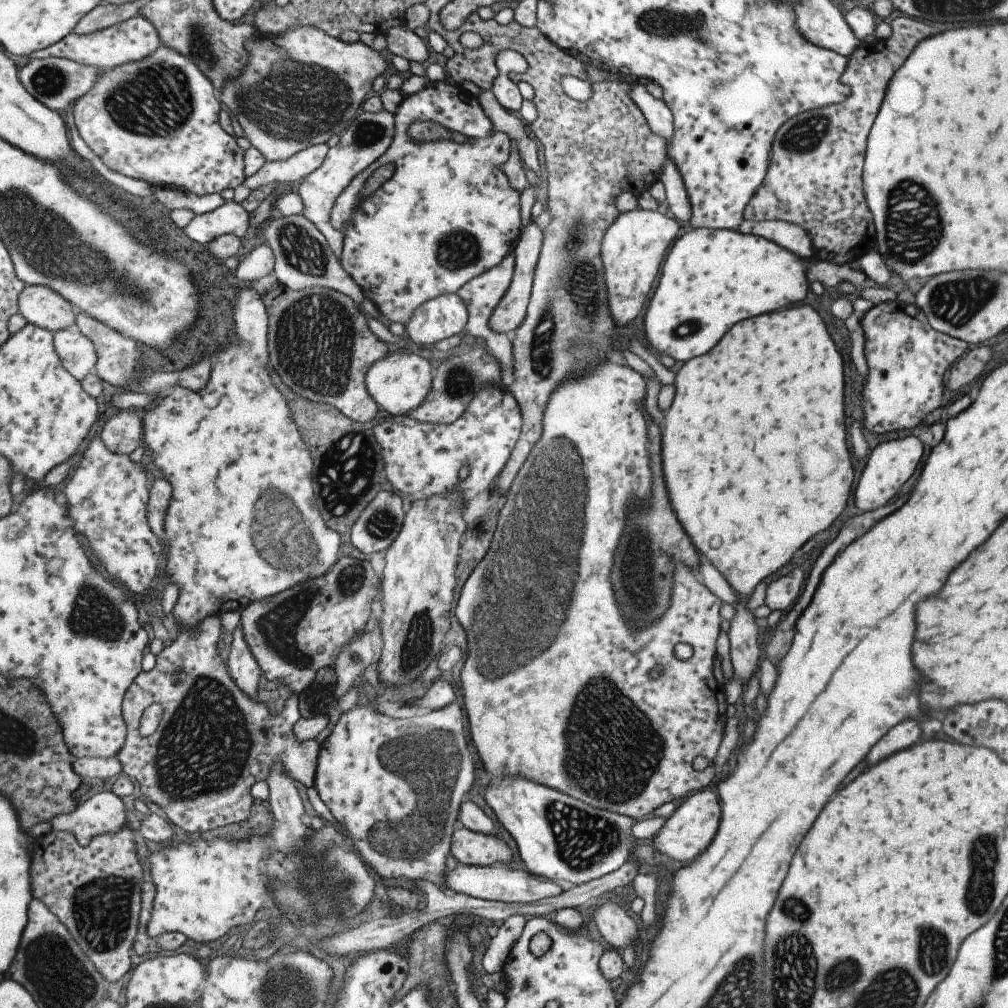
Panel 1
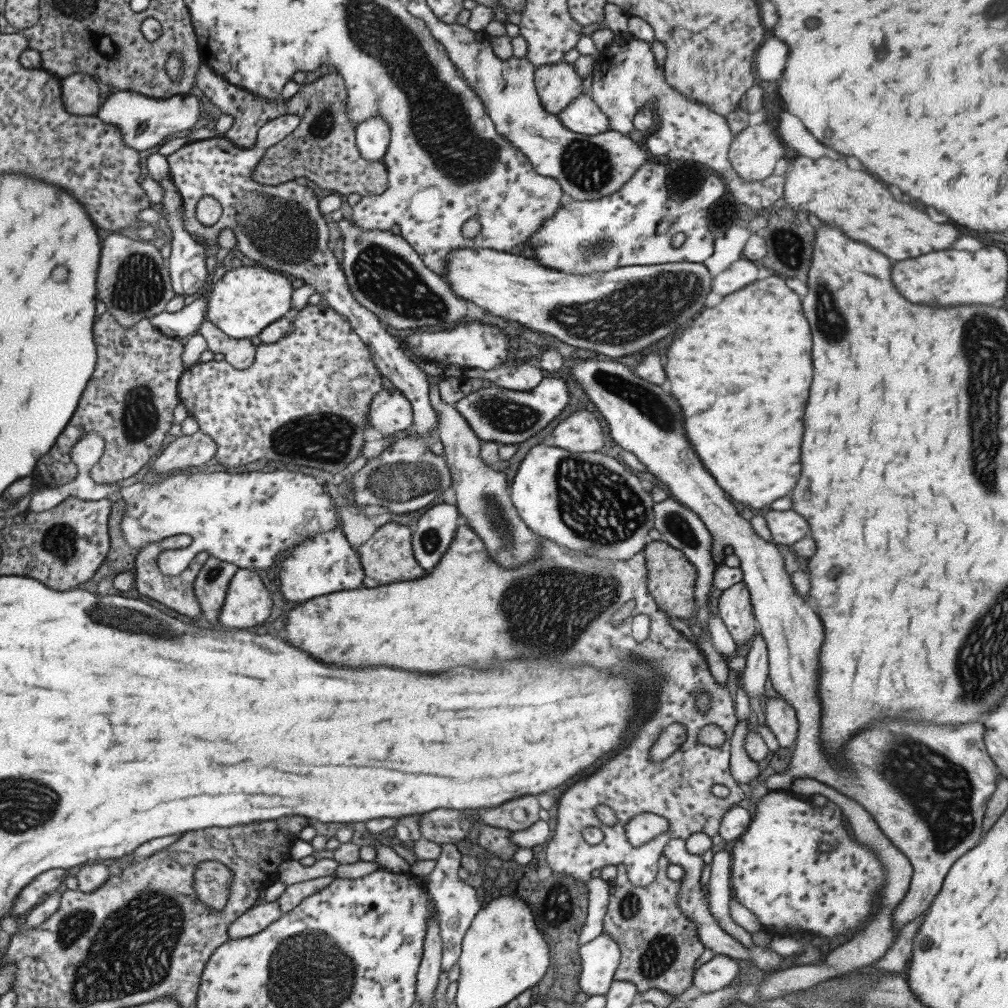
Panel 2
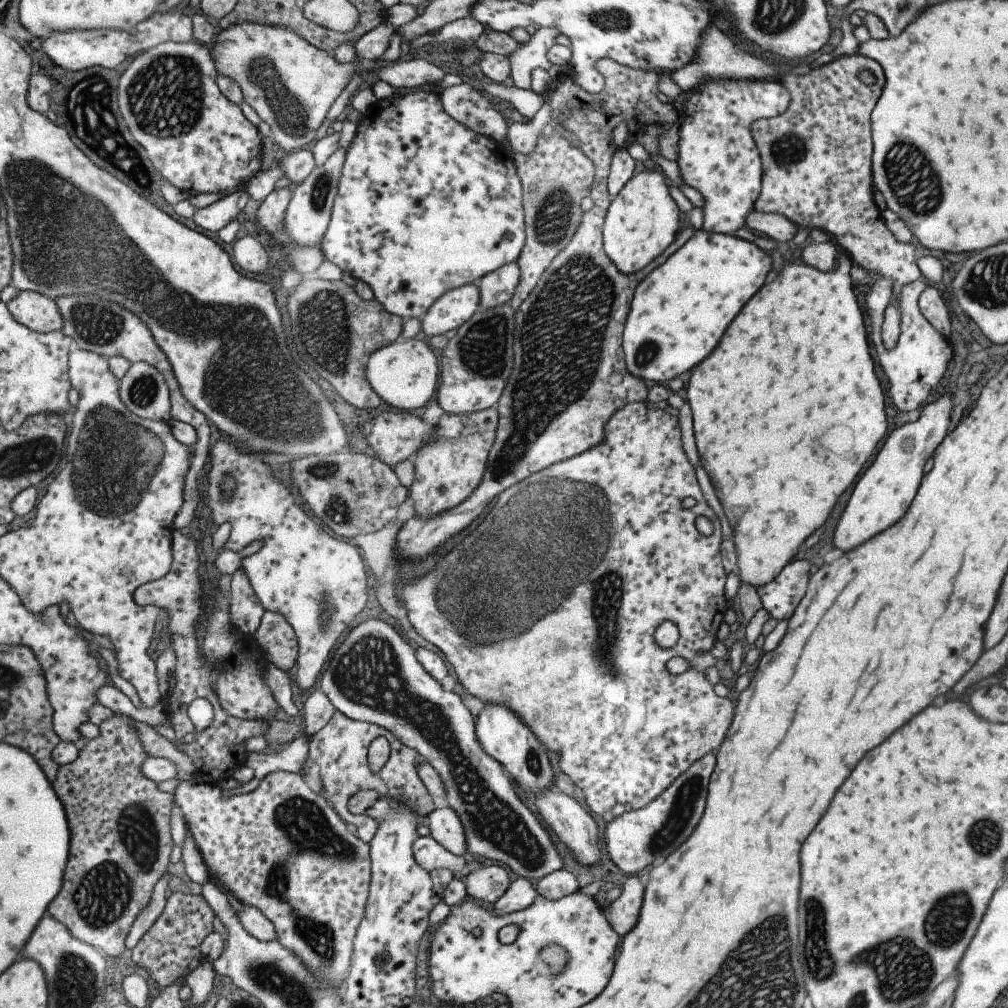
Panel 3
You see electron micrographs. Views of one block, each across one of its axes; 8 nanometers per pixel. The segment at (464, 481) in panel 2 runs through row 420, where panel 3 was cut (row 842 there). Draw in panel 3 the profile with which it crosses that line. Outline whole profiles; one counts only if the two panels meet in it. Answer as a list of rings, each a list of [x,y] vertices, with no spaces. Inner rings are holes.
[[[451,807],[431,811],[423,823],[429,829],[429,836],[445,850],[454,855],[465,854],[466,840],[463,827]]]

